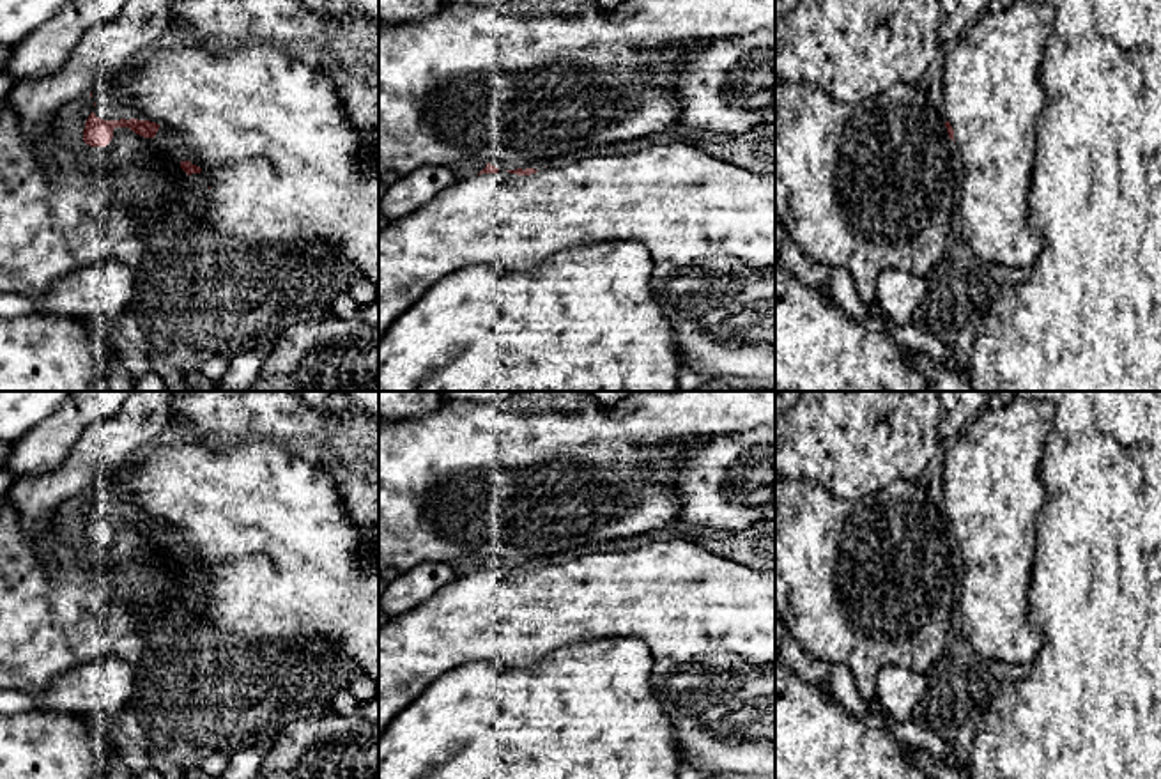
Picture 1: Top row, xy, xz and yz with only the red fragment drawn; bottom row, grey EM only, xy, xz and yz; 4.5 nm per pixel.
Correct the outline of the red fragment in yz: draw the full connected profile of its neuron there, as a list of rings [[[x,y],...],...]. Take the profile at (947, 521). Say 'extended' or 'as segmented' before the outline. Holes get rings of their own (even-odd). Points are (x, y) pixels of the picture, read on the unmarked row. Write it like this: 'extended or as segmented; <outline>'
extended; [[[993,400],[942,457],[943,508],[949,535],[957,540],[965,574],[961,629],[972,648],[991,660],[1030,664],[1044,644],[1028,621],[1028,591],[1037,540],[1037,515],[1046,503],[1041,464],[1055,407],[1042,400]]]

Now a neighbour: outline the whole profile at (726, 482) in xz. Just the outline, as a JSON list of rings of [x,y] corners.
[[[775,425],[747,432],[685,439],[673,489],[680,522],[719,531],[742,531],[756,522],[775,522]]]

